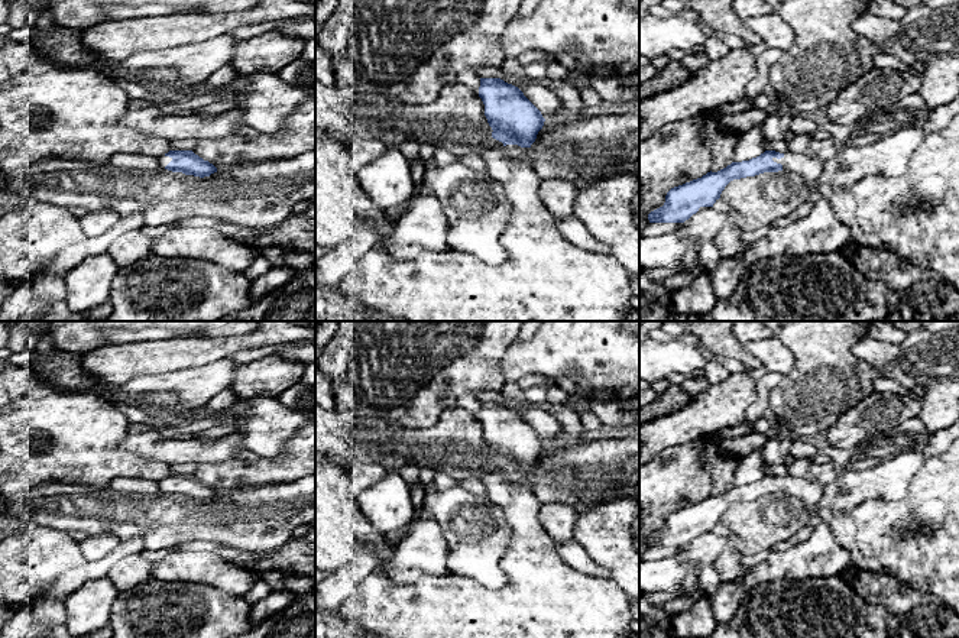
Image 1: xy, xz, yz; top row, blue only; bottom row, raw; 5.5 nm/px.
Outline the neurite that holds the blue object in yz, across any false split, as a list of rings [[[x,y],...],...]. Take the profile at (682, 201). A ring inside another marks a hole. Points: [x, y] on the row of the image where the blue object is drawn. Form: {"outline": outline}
{"outline": [[[913,93],[890,109],[874,110],[853,124],[826,124],[826,129],[837,148],[833,159],[822,161],[816,155],[790,150],[765,150],[756,158],[732,162],[717,172],[710,171],[702,178],[671,188],[664,205],[648,214],[649,223],[684,223],[700,207],[713,207],[730,181],[787,171],[800,175],[810,191],[830,203],[839,220],[849,229],[851,240],[859,246],[888,250],[920,269],[933,271],[959,292],[959,97],[930,110],[921,95]]]}

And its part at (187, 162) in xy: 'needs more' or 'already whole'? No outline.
needs more

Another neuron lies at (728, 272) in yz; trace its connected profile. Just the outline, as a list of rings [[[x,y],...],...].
[[[743,247],[736,256],[722,258],[715,266],[710,278],[717,299],[728,299],[733,294],[743,273],[748,271],[742,252]]]

